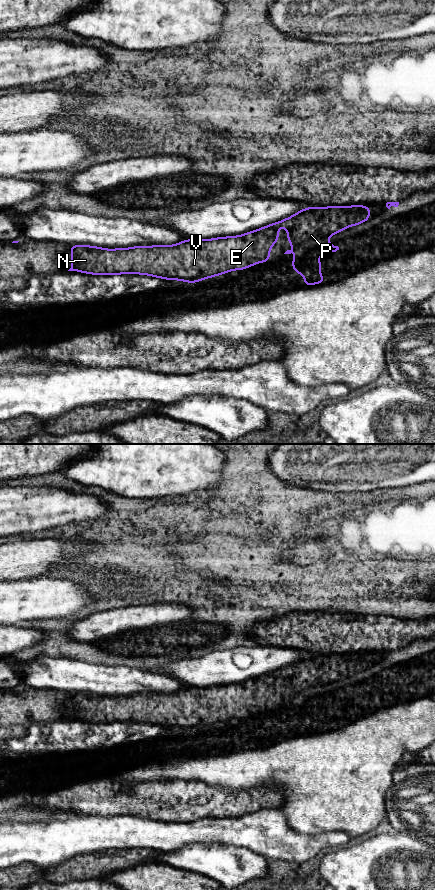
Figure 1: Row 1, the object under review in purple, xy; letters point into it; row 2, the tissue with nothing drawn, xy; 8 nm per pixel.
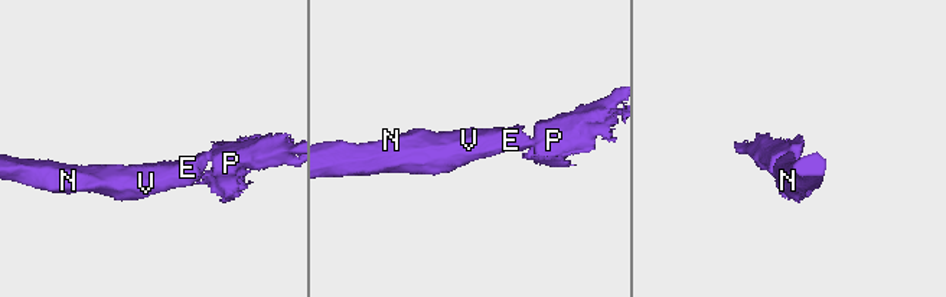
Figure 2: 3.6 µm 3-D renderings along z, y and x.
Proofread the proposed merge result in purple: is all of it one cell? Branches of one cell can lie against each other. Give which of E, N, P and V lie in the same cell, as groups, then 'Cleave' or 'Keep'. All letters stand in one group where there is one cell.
Groups: E N P V. Keep

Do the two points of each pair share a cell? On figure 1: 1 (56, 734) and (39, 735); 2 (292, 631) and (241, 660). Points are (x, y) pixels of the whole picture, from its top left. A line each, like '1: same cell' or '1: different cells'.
1: same cell
2: different cells

